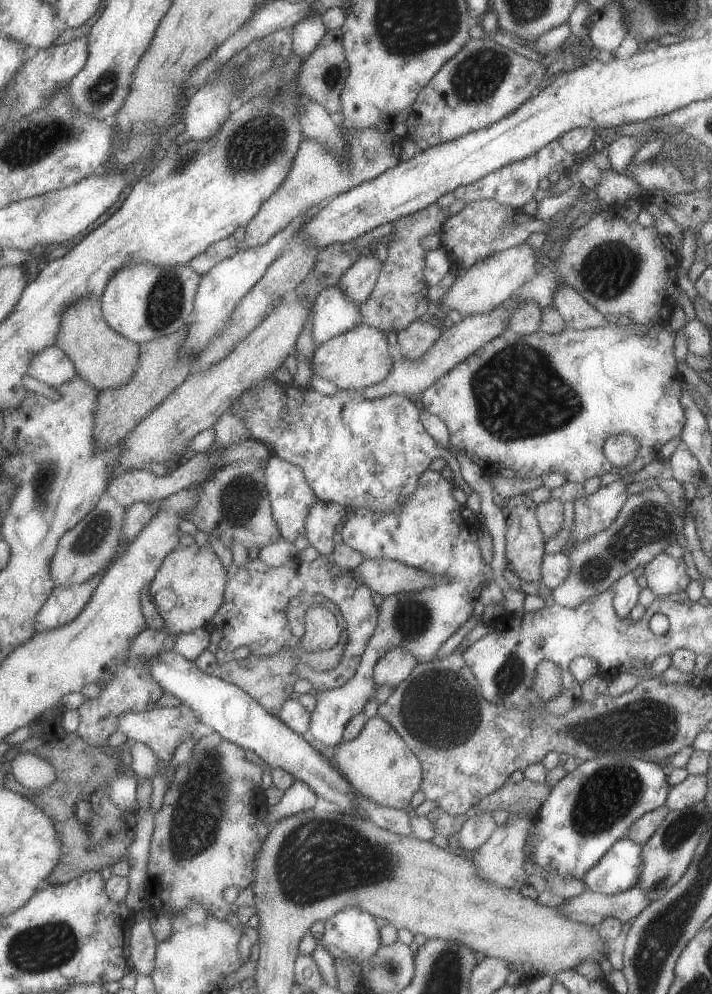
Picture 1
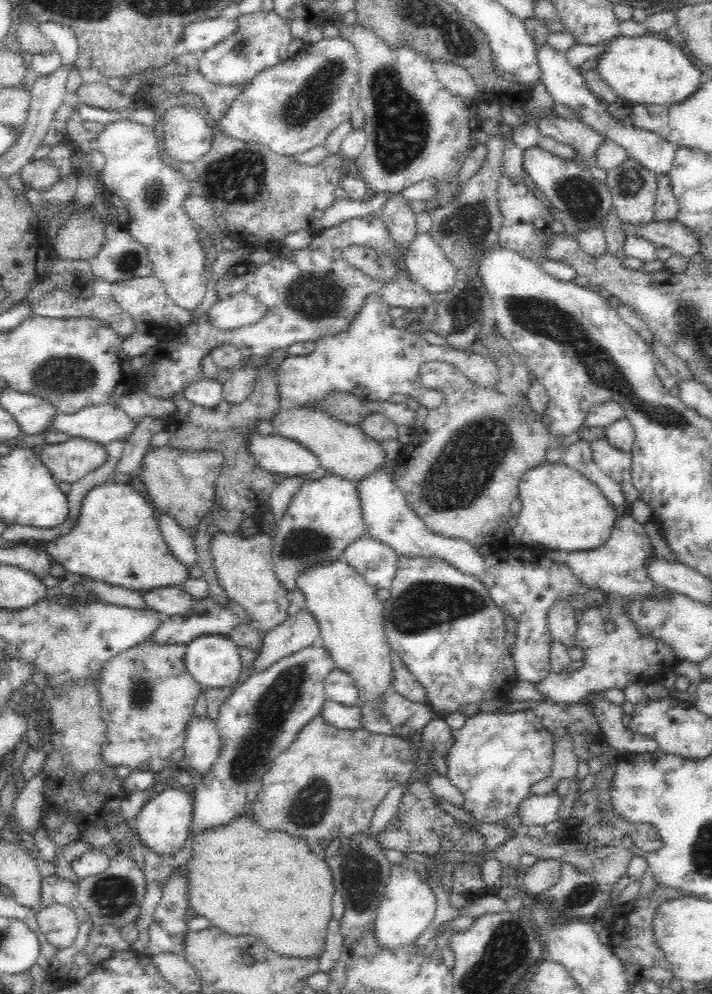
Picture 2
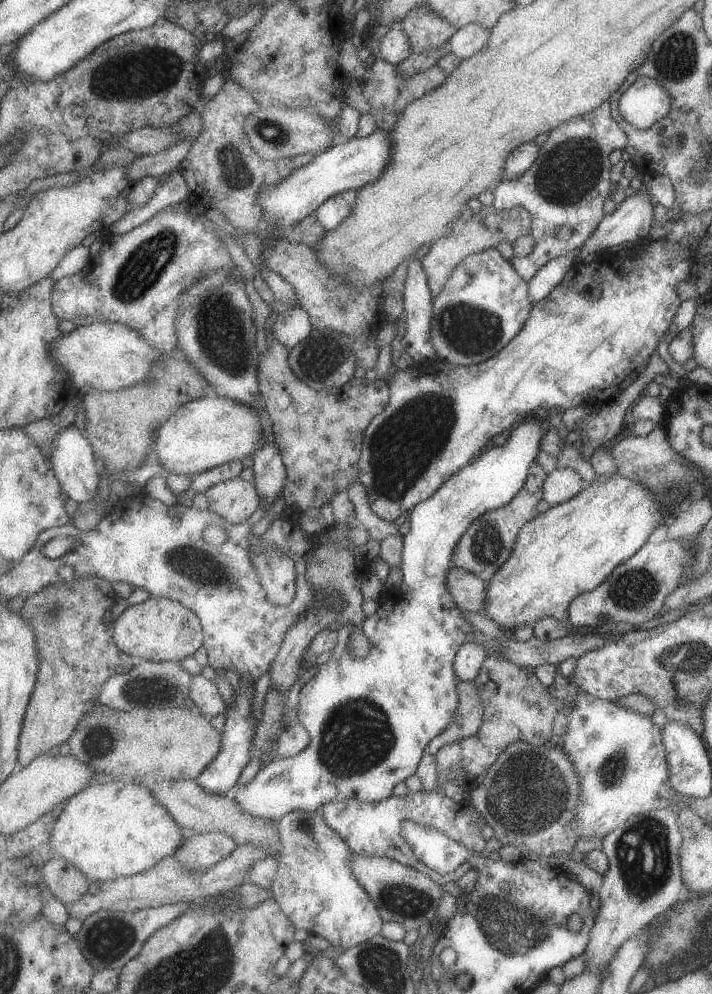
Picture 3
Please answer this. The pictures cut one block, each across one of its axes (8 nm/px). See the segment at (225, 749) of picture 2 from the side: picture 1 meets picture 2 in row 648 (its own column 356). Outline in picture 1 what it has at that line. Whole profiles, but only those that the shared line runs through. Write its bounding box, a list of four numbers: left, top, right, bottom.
[313,285,362,348]

